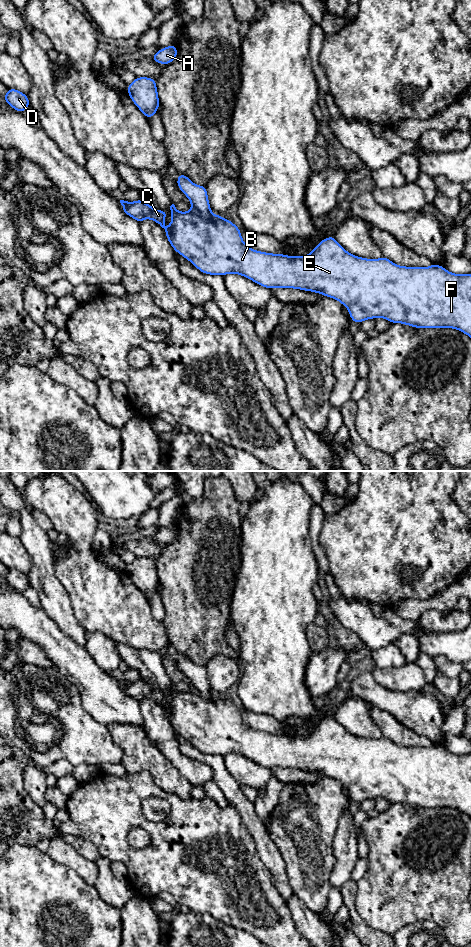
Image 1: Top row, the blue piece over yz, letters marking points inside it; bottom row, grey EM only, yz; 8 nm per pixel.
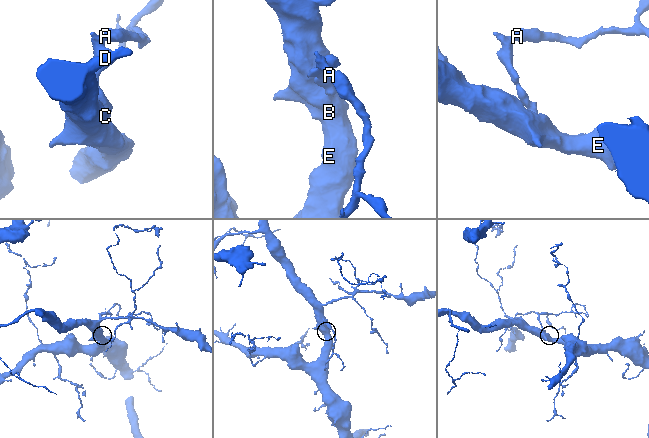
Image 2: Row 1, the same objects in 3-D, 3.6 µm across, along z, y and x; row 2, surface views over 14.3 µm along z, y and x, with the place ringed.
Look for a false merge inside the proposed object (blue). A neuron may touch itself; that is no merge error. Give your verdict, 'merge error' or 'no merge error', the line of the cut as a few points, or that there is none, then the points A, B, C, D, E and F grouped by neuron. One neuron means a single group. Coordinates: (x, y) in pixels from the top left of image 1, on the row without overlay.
merge error; cut yz (192, 688), (204, 695), (213, 694); groups A / B C D E F

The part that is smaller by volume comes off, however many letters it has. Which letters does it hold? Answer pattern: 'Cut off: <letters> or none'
Cut off: A

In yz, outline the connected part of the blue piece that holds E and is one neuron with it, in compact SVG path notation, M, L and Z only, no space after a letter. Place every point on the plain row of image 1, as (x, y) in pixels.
M141 679L135 682L120 680L120 683L124 693L134 698L139 704L147 698L154 700L164 708L166 717L175 732L189 740L204 754L225 756L234 753L245 756L270 770L280 767L319 773L336 779L343 786L346 786L351 800L358 804L367 799L381 797L390 803L401 803L414 808L453 808L471 818L471 754L454 754L438 744L429 747L406 747L396 745L384 736L379 739L357 737L346 731L334 716L320 721L318 726L307 736L266 733L253 730L246 725L240 709L221 695L204 696L193 689L188 692L179 692L172 684L170 686L172 692L171 705L166 708L164 698L168 693L167 691L156 690Z

